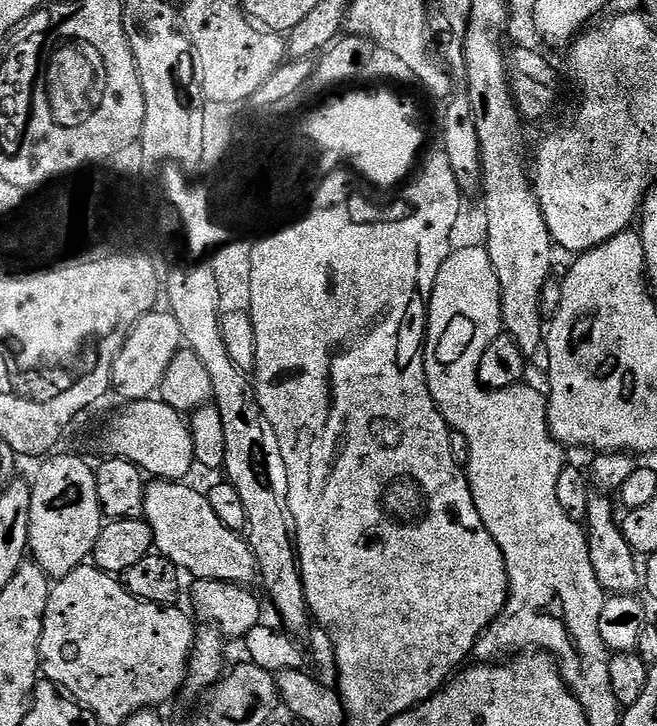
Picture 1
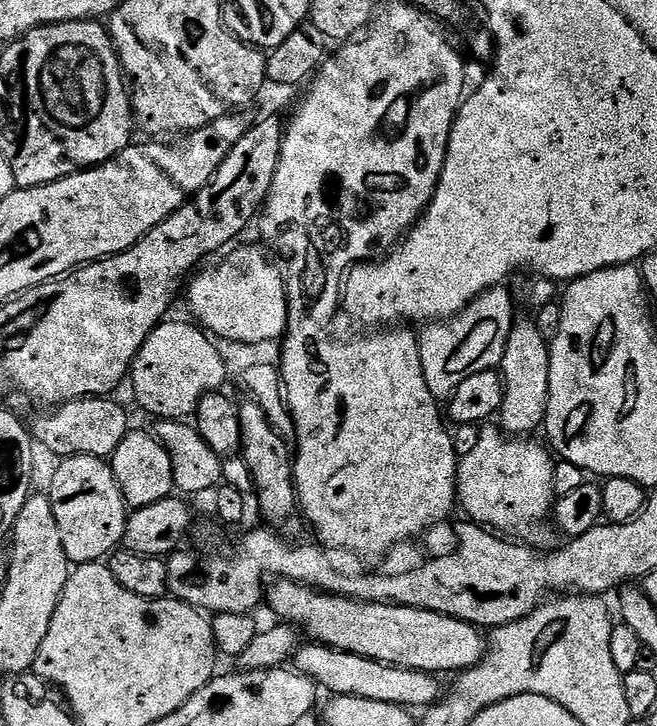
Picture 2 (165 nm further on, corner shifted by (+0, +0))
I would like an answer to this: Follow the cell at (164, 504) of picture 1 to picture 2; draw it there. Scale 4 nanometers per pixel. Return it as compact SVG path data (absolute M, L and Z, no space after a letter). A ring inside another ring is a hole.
M277 579L267 589L266 604L283 623L295 626L301 633L309 632L309 637L328 648L406 670L459 674L480 663L490 648L485 633L465 620L401 604L351 600L349 596L317 590L293 580Z

